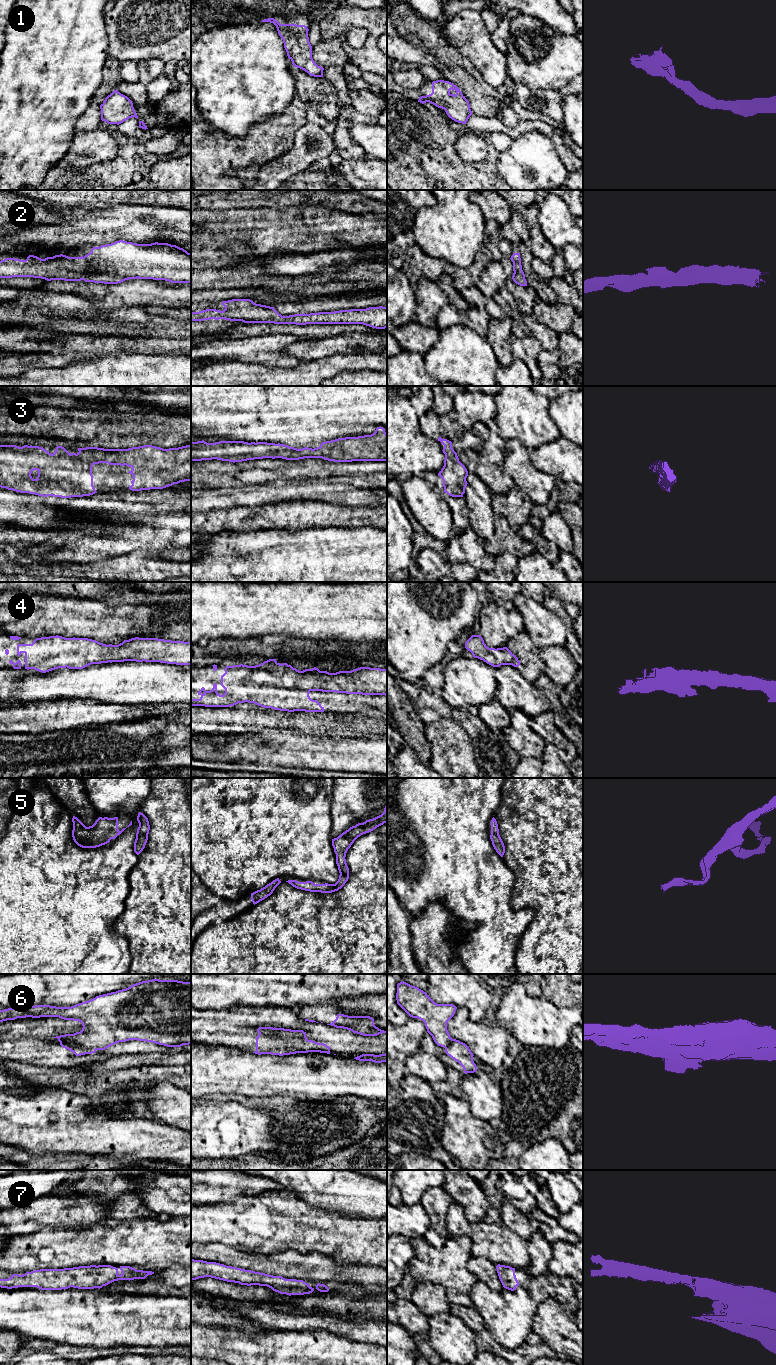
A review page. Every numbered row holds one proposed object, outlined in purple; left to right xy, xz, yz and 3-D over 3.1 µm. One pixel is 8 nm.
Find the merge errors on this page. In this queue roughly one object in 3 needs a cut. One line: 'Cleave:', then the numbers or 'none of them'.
Cleave: 6

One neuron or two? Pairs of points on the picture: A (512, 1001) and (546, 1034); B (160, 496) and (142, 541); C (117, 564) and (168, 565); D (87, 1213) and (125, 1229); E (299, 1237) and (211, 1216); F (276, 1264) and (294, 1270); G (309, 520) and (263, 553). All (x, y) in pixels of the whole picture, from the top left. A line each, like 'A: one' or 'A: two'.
A: one
B: two
C: one
D: two
E: one
F: one
G: two

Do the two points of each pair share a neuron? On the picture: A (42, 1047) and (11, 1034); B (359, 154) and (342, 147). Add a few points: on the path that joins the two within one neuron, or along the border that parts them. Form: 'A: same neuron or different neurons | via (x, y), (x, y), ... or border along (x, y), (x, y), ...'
A: different neurons | border along (44, 1038), (21, 1037), (10, 1040)
B: same neuron | via (355, 152), (350, 151), (346, 147)

